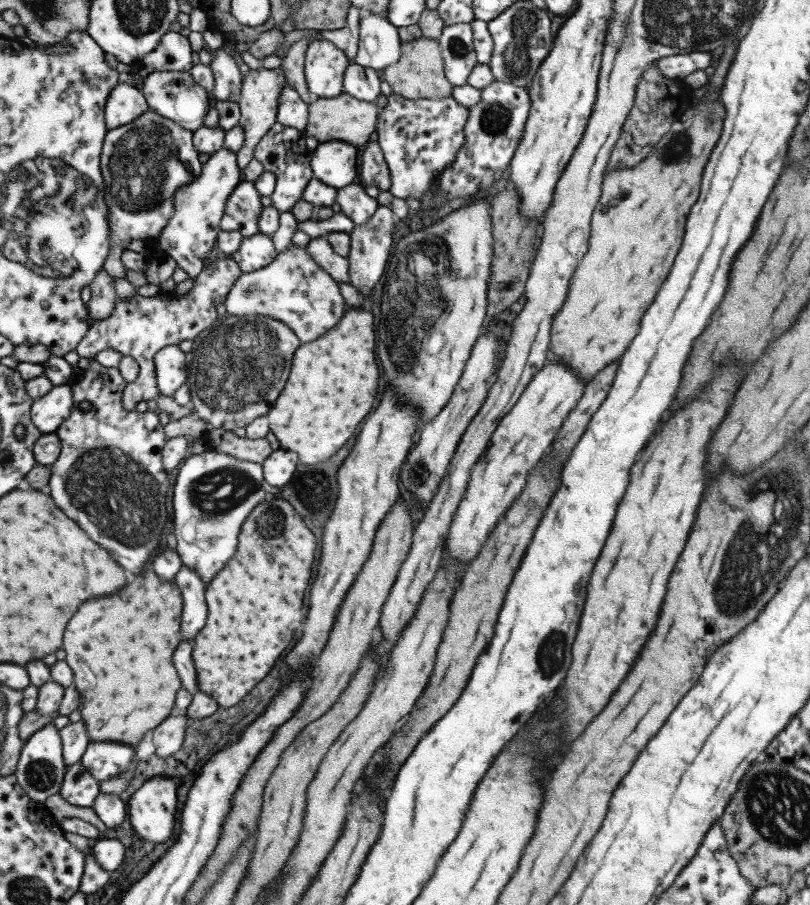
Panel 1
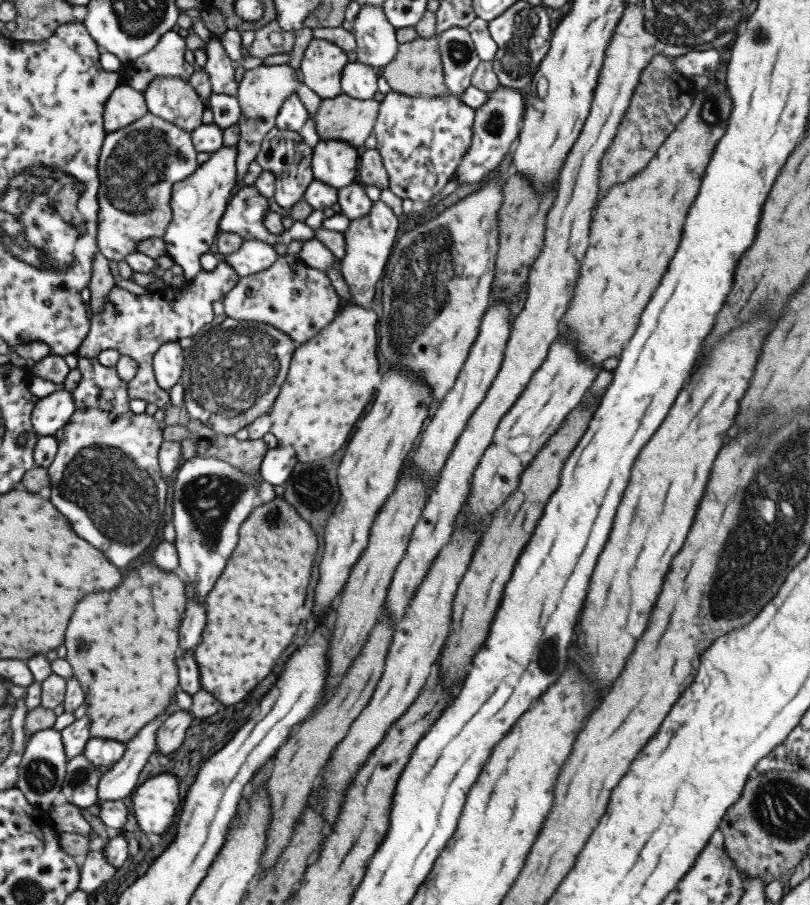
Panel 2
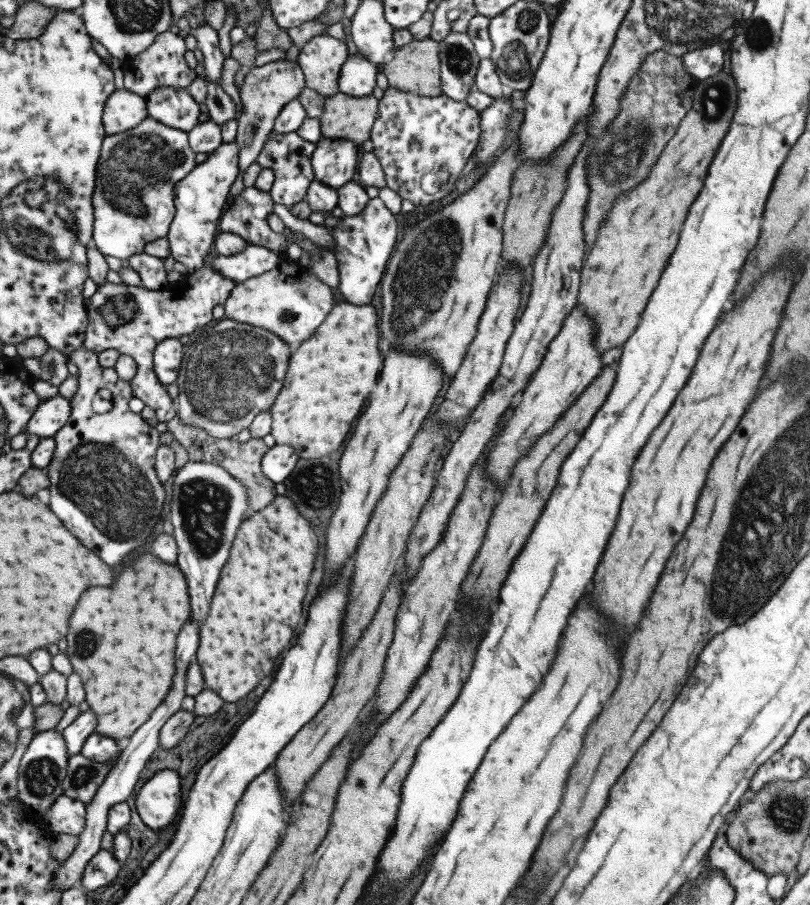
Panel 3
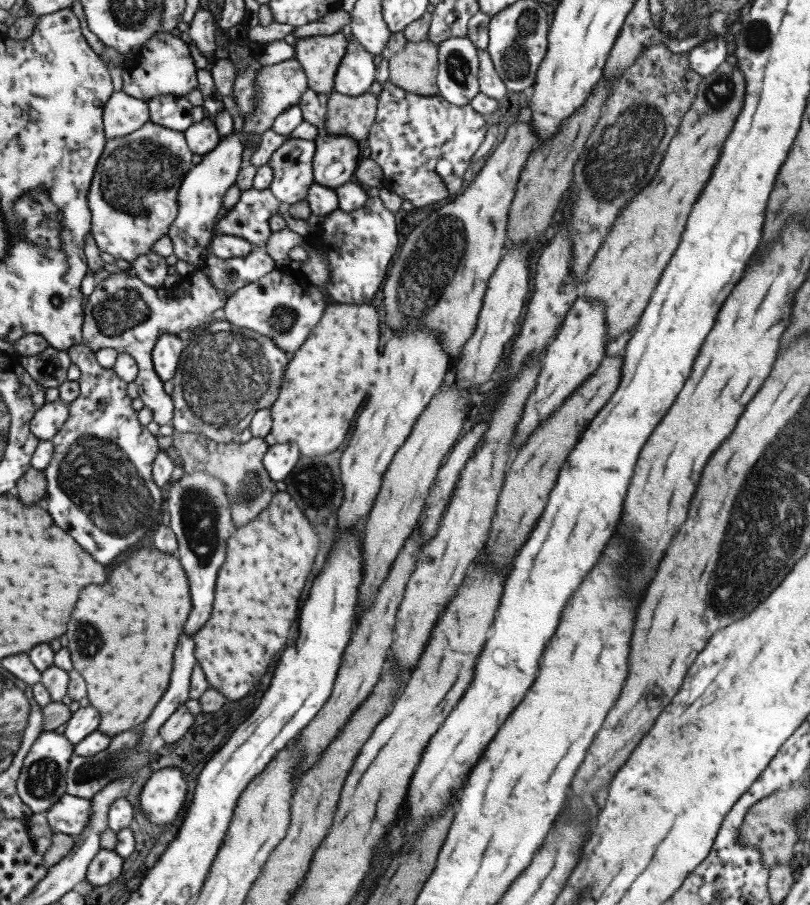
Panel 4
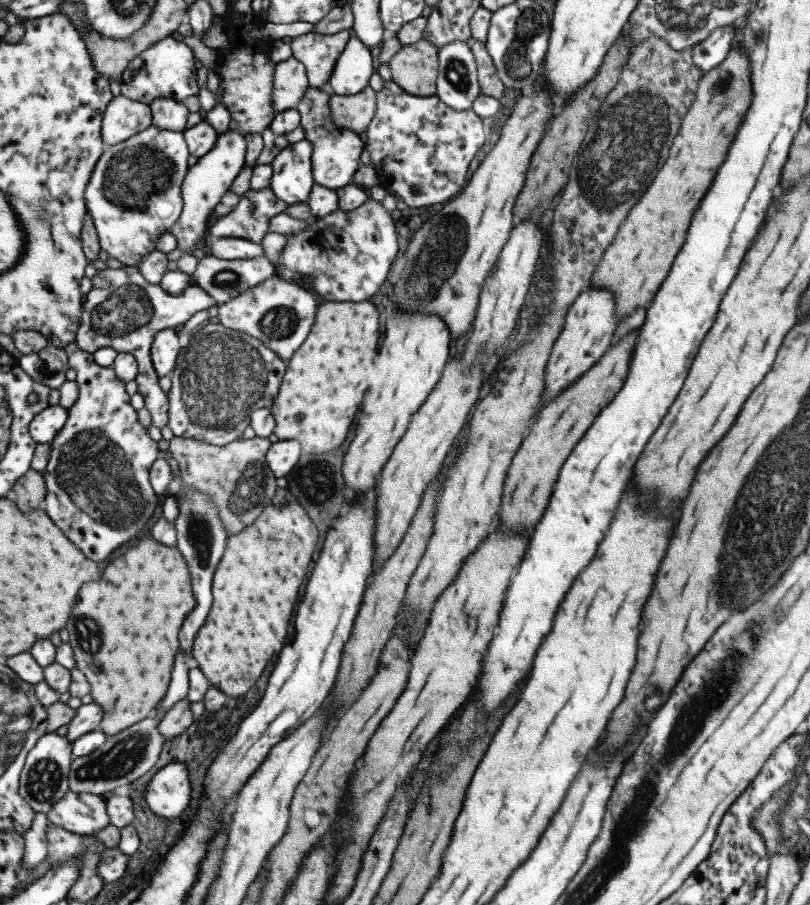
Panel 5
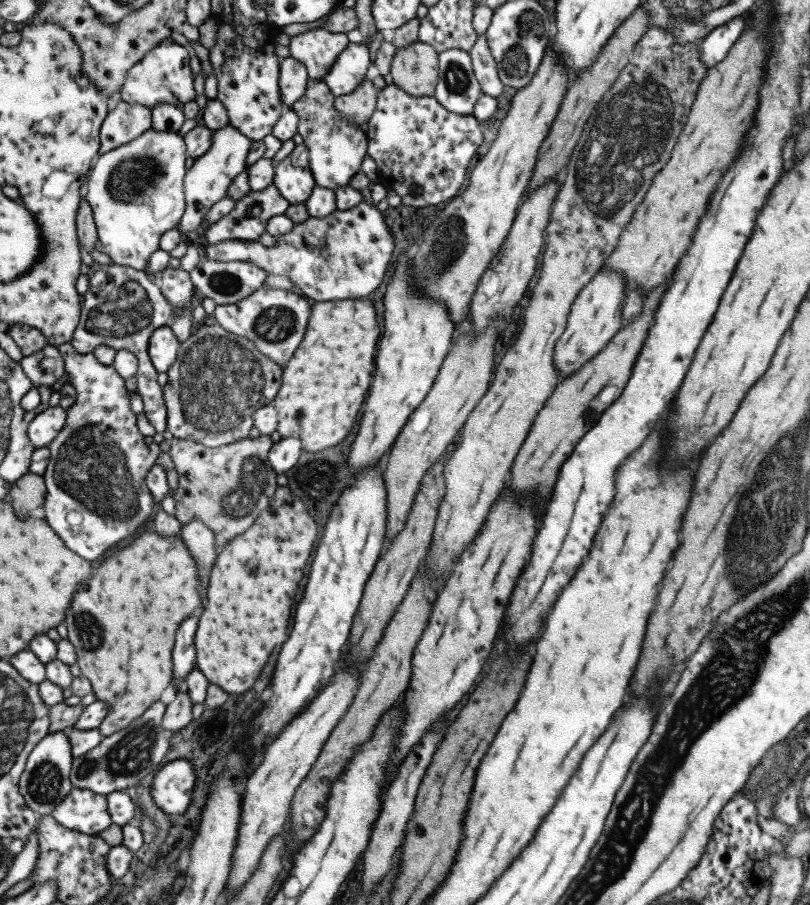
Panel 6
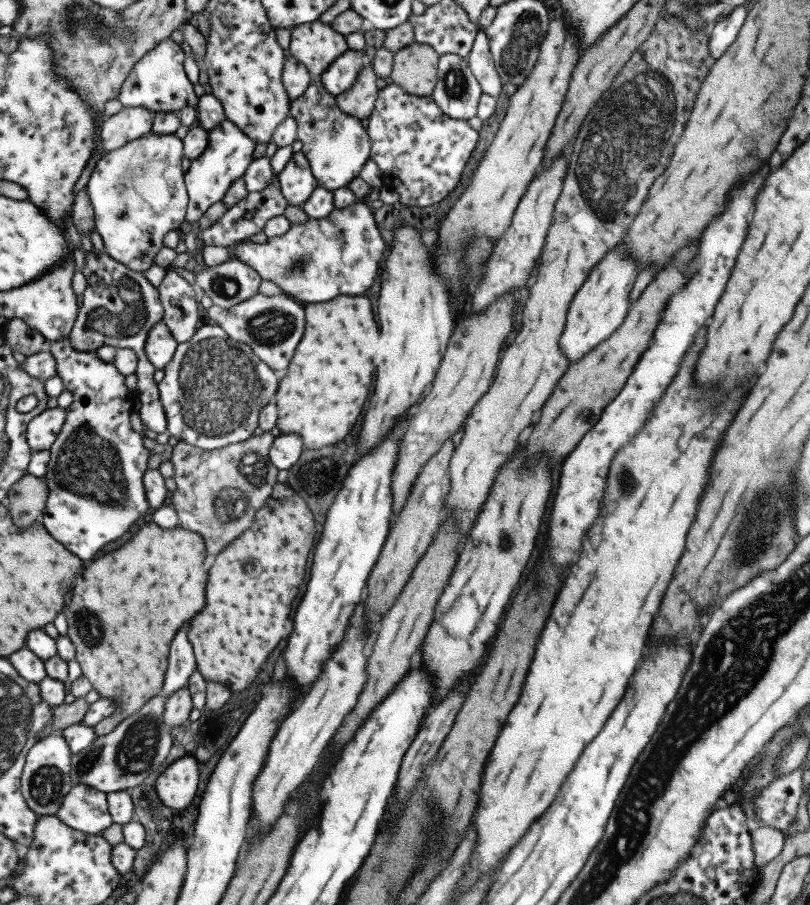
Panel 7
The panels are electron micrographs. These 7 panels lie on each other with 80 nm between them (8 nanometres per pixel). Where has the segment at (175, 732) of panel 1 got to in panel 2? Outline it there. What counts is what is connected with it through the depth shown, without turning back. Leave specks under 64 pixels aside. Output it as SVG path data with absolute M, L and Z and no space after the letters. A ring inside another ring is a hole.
M177 710L173 713L158 730L157 750L163 754L175 752L185 742L187 731L194 719L189 710Z

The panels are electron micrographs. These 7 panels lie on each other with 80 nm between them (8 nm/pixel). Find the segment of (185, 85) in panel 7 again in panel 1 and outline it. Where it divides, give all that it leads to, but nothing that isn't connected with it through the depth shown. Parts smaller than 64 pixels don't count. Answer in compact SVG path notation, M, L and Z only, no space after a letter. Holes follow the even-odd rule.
M169 32L163 36L162 43L155 48L155 51L150 52L150 55L145 56L136 64L133 72L141 77L138 86L142 89L145 78L153 72L190 73L193 66L195 66L193 46L191 46L189 38L182 32Z

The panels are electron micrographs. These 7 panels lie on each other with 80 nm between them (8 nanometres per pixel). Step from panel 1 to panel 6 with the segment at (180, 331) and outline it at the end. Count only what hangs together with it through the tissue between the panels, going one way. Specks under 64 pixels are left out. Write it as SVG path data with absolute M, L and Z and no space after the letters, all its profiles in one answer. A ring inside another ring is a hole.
M112 262L110 264L93 263L86 274L89 288L82 295L82 319L74 332L72 343L75 350L81 354L91 354L98 346L110 346L118 351L130 350L137 355L139 366L137 374L137 392L144 403L144 414L156 432L167 430L167 406L163 397L163 386L159 384L158 369L150 357L150 340L158 328L166 327L177 312L194 310L202 299L197 295L179 311L165 298L157 280L147 271L123 266Z

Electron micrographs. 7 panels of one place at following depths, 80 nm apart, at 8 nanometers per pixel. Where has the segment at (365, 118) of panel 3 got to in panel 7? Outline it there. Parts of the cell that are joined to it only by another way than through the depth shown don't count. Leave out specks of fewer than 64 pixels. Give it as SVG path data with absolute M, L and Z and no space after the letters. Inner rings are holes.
M367 62L359 70L359 74L354 78L349 90L345 90L337 96L337 106L344 113L365 120L371 110L374 110L375 96L378 96L375 76Z

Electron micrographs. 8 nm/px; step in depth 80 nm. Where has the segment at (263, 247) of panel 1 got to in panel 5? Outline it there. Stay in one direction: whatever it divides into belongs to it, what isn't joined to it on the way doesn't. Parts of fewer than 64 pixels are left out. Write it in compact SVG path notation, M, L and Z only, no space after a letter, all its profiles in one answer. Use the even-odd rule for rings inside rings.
M209 255L197 262L193 282L206 290L218 304L225 304L243 294L252 286L258 286L275 275L276 266L267 256L260 256L251 260L223 260Z

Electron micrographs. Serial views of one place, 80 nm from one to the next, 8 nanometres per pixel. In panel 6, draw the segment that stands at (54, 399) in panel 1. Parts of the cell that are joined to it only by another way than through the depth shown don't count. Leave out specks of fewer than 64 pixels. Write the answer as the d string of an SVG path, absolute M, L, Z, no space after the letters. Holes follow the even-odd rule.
M61 405L50 406L31 421L29 435L36 448L49 447L58 438L66 427L68 415L68 409Z

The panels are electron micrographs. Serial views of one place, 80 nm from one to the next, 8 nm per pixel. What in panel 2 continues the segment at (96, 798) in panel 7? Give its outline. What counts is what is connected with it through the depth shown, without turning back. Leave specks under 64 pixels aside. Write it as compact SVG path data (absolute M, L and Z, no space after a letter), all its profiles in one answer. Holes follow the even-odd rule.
M61 799L55 803L49 813L59 832L73 832L73 834L89 836L93 830L82 808L72 802Z

